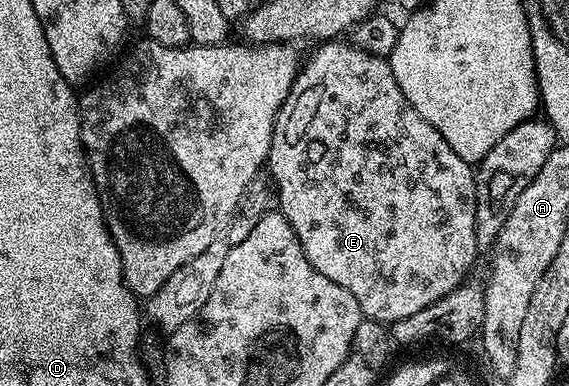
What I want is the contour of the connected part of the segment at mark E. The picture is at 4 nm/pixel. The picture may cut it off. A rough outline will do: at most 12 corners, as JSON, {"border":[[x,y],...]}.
{"border":[[327,40],[266,173],[393,324],[464,285],[475,170],[386,57]]}

